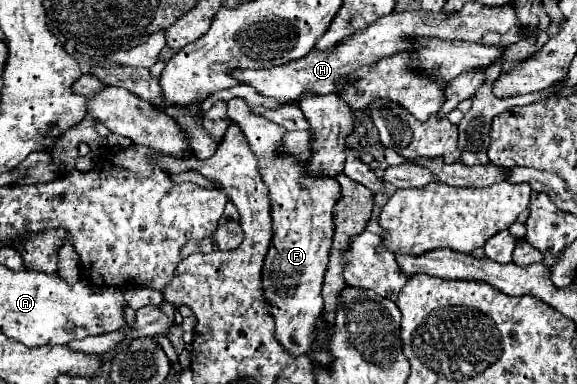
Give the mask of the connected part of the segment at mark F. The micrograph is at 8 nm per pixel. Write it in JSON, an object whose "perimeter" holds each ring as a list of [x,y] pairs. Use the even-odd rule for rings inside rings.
{"perimeter":[[[244,98],[228,100],[228,116],[240,124],[248,138],[248,144],[258,158],[262,182],[268,188],[274,236],[262,276],[264,298],[272,304],[272,316],[276,320],[276,338],[290,354],[308,354],[312,348],[316,316],[320,316],[324,308],[320,292],[334,238],[334,206],[342,196],[340,184],[332,176],[312,176],[308,172],[308,162],[278,152],[286,128],[254,114]]]}

